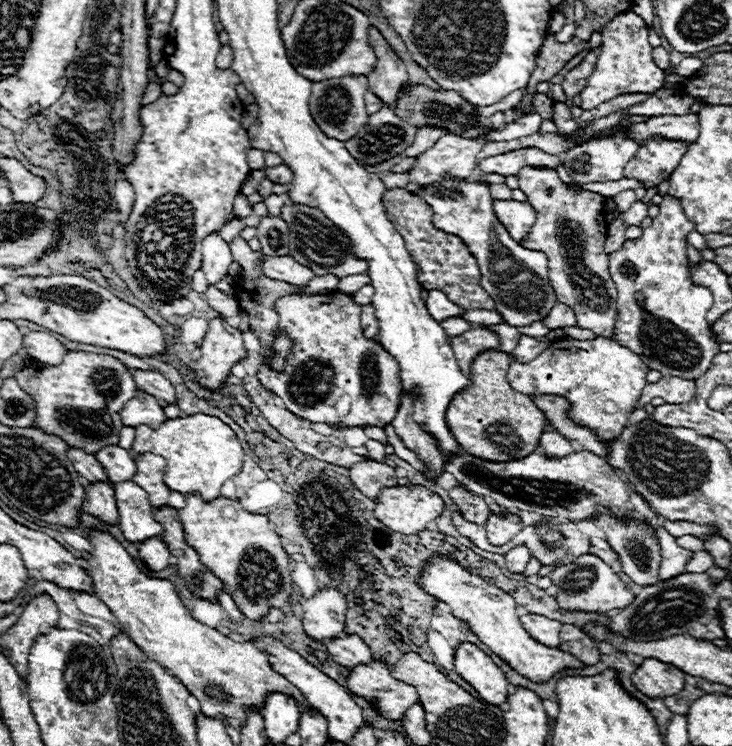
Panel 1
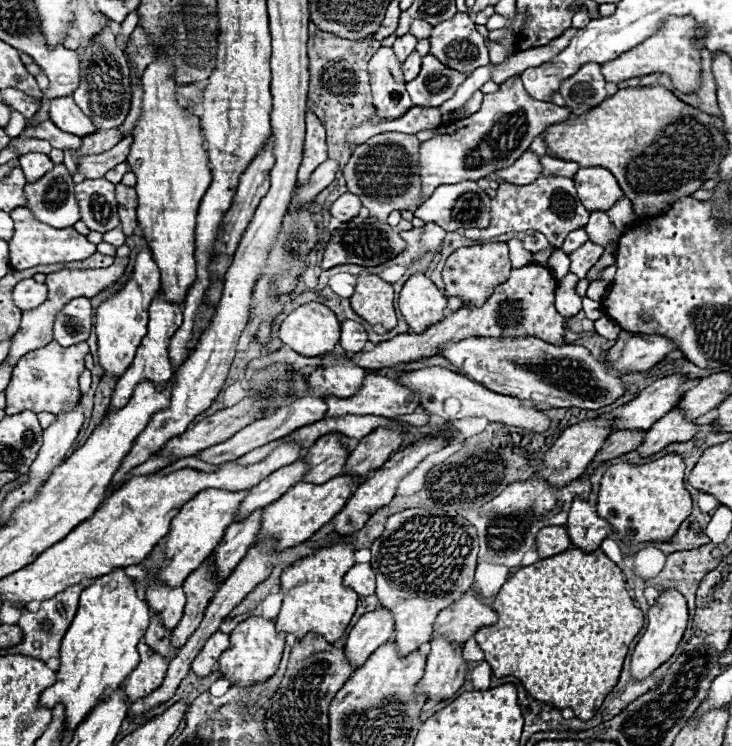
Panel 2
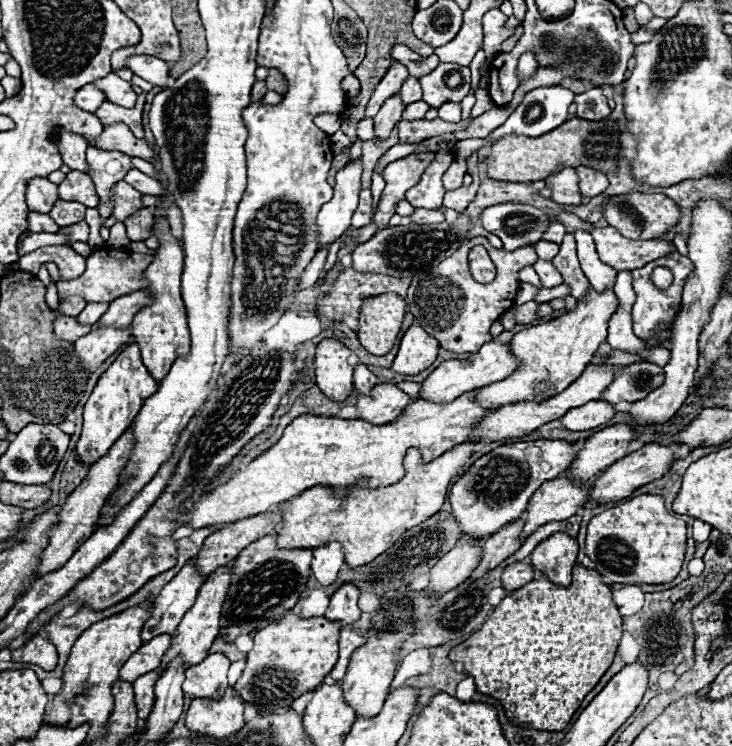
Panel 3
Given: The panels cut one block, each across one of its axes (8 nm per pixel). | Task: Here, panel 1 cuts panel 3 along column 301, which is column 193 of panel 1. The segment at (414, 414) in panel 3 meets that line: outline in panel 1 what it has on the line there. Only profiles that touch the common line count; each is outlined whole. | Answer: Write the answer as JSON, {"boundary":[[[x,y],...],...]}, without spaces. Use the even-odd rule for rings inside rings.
{"boundary":[[[206,414],[166,420],[158,430],[136,426],[132,452],[134,456],[142,456],[146,452],[162,456],[166,460],[166,486],[180,494],[200,494],[204,502],[212,502],[220,496],[222,484],[240,472],[244,460],[244,450],[230,426]]]}

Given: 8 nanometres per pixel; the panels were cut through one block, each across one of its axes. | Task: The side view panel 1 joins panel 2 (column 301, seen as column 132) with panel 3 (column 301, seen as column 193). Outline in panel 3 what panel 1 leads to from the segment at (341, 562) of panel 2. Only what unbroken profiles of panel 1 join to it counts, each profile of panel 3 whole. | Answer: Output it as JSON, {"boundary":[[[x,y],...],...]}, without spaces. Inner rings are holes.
{"boundary":[[[286,614],[272,620],[256,632],[254,648],[246,658],[246,670],[234,688],[238,688],[244,702],[258,704],[262,712],[288,708],[292,700],[308,690],[314,690],[334,668],[338,660],[340,628],[342,624],[338,624],[338,620],[326,620],[324,616],[302,618],[296,614]]]}

